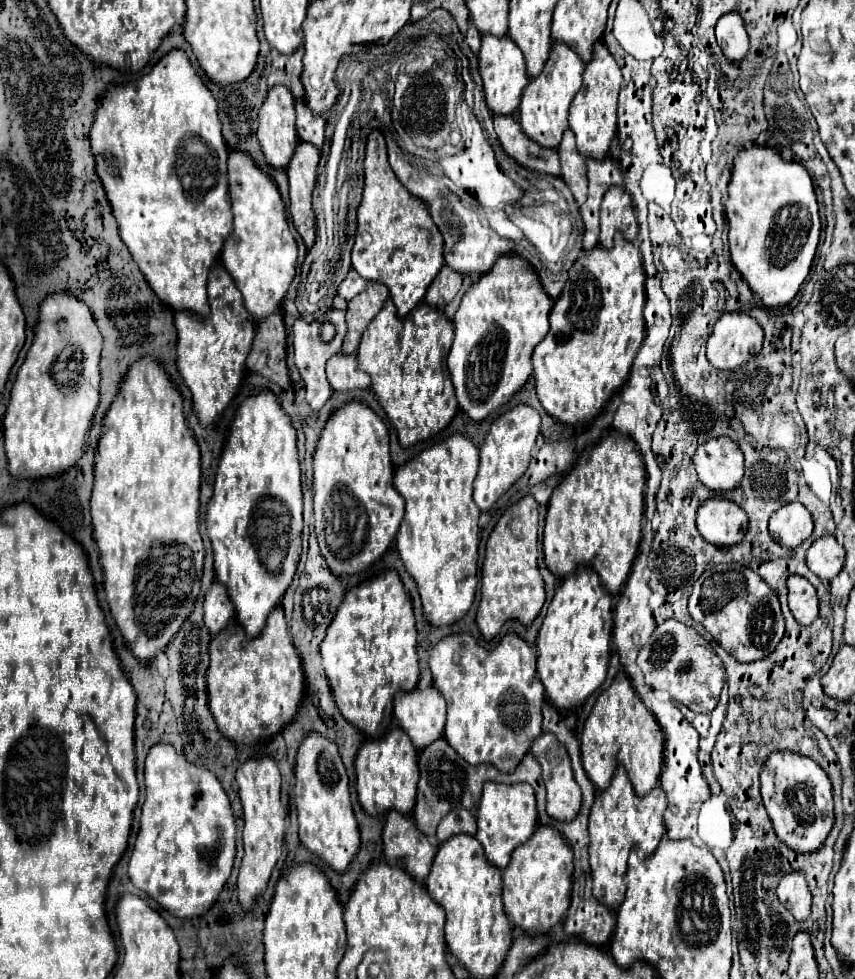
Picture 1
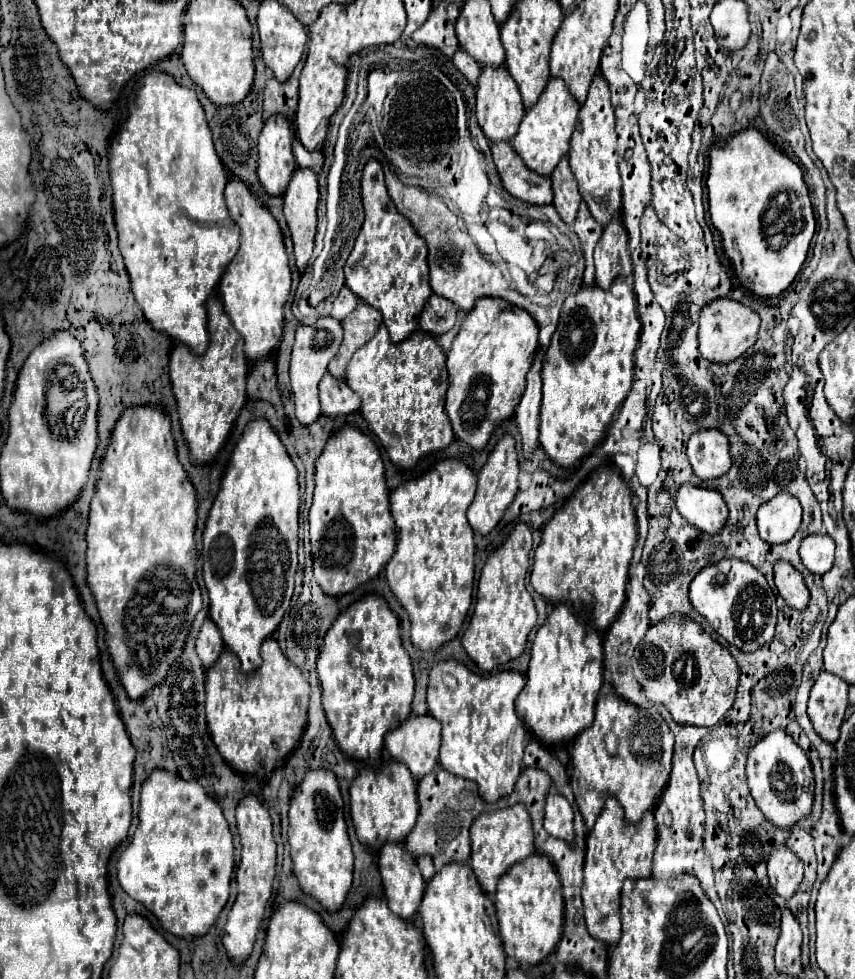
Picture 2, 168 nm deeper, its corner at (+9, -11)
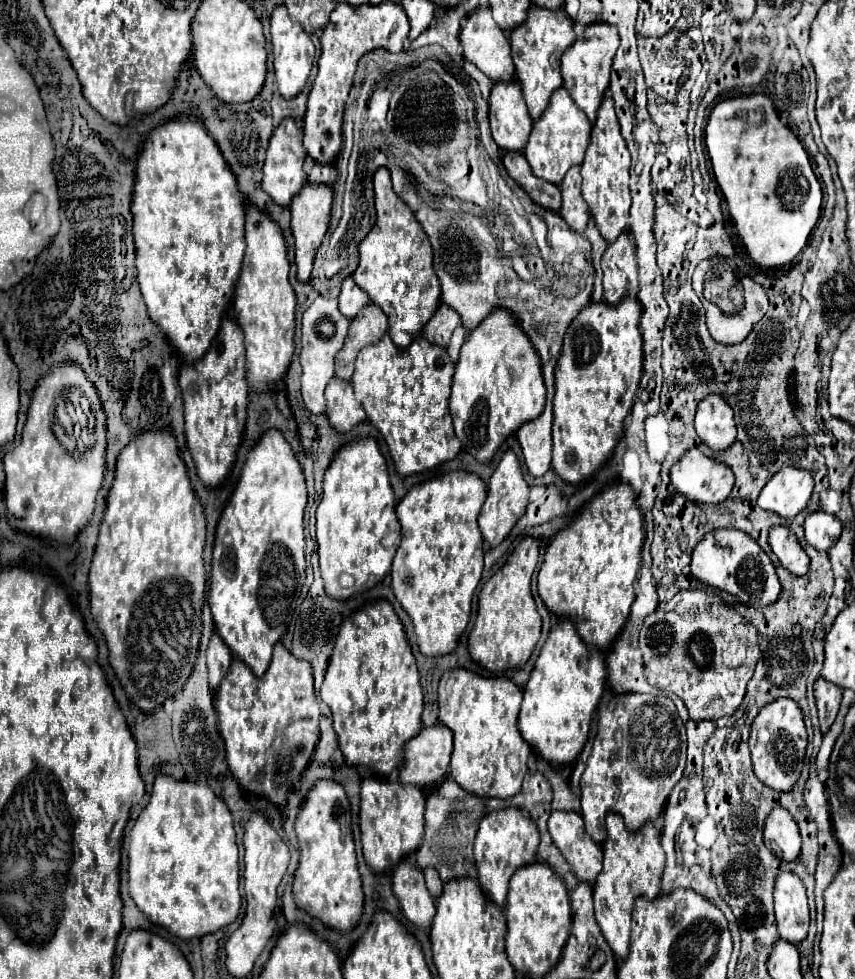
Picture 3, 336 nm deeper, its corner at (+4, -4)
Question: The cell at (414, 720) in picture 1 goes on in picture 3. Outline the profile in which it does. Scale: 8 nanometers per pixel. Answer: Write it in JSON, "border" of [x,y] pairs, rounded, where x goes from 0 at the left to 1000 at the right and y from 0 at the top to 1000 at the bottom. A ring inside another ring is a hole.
{"border":[[[512,739],[494,743],[487,753],[473,761],[473,779],[468,783],[468,800],[501,804],[524,792],[529,769],[529,747]]]}

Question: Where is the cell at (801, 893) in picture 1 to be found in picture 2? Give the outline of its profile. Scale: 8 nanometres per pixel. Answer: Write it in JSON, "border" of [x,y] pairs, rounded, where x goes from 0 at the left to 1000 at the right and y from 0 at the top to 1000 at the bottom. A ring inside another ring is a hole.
{"border":[[[911,864],[904,866],[899,872],[897,891],[899,891],[902,907],[913,917],[923,919],[932,911],[939,899],[939,880],[920,864]]]}

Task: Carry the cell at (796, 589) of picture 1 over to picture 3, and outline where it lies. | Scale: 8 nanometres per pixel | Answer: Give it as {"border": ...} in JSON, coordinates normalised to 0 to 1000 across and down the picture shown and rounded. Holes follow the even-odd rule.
{"border":[[[903,538],[898,555],[917,581],[922,581],[929,589],[945,587],[945,567],[940,565],[931,546],[922,538]]]}

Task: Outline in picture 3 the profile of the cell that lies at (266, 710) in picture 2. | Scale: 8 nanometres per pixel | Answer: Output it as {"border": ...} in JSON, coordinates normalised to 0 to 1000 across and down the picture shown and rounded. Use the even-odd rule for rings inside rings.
{"border":[[[325,655],[320,659],[316,681],[306,692],[290,689],[288,679],[281,673],[274,673],[269,685],[257,696],[257,702],[253,704],[250,720],[255,728],[257,751],[264,761],[264,777],[271,792],[288,808],[309,810],[318,820],[332,822],[337,810],[342,808],[342,800],[353,792],[360,777],[365,775],[365,767],[374,751],[372,747],[374,724],[367,712],[365,679],[360,679],[360,675],[351,675],[342,671],[342,667]]]}

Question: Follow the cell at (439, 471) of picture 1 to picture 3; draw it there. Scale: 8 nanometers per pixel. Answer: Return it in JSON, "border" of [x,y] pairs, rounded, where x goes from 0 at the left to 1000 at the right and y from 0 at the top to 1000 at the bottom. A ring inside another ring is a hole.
{"border":[[[529,481],[512,489],[503,489],[498,493],[480,497],[480,502],[463,518],[463,526],[470,536],[470,555],[458,573],[458,602],[463,612],[470,616],[484,636],[489,661],[496,669],[526,667],[547,638],[552,608],[561,596],[566,577],[566,551],[559,540],[559,524],[566,514],[566,508],[568,495],[559,485],[545,481]]]}

